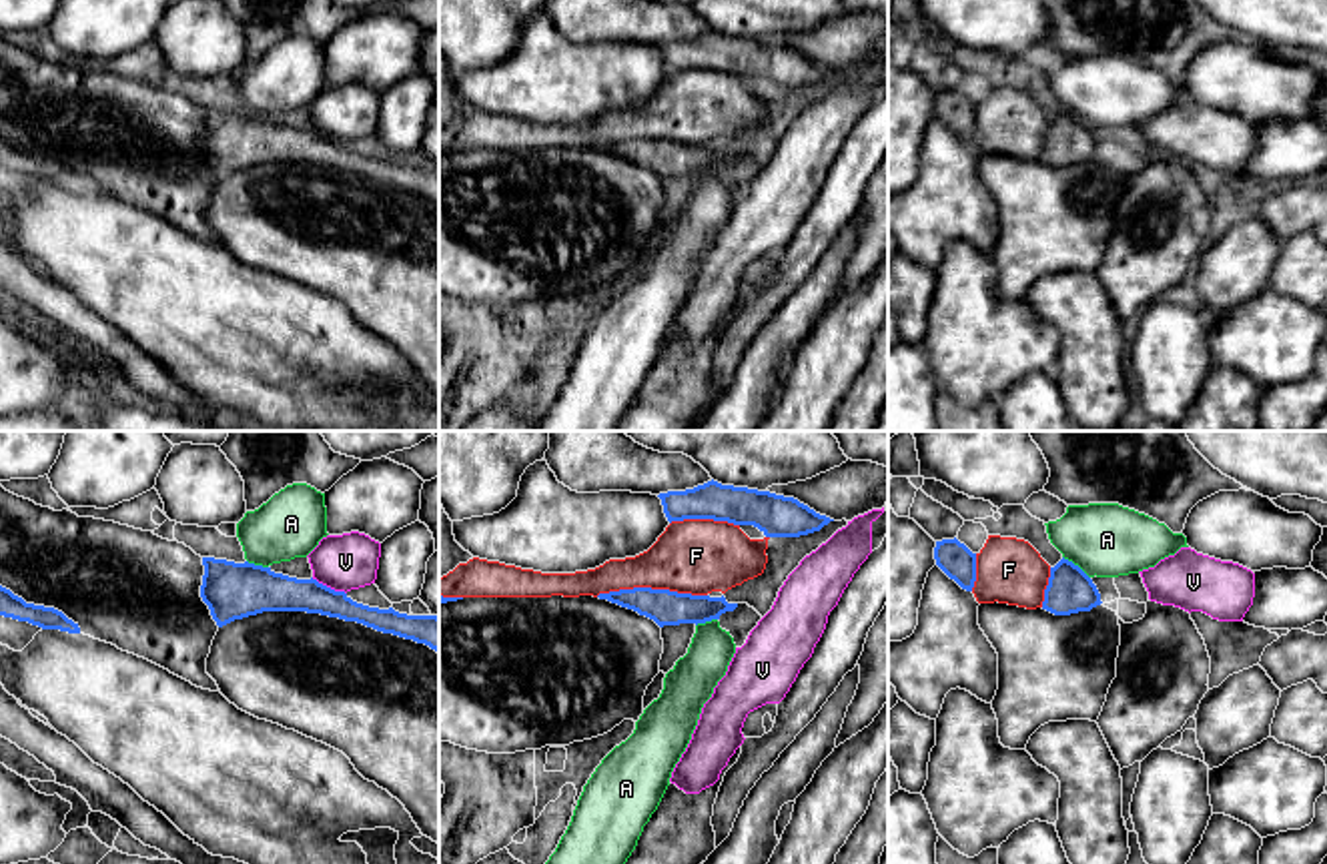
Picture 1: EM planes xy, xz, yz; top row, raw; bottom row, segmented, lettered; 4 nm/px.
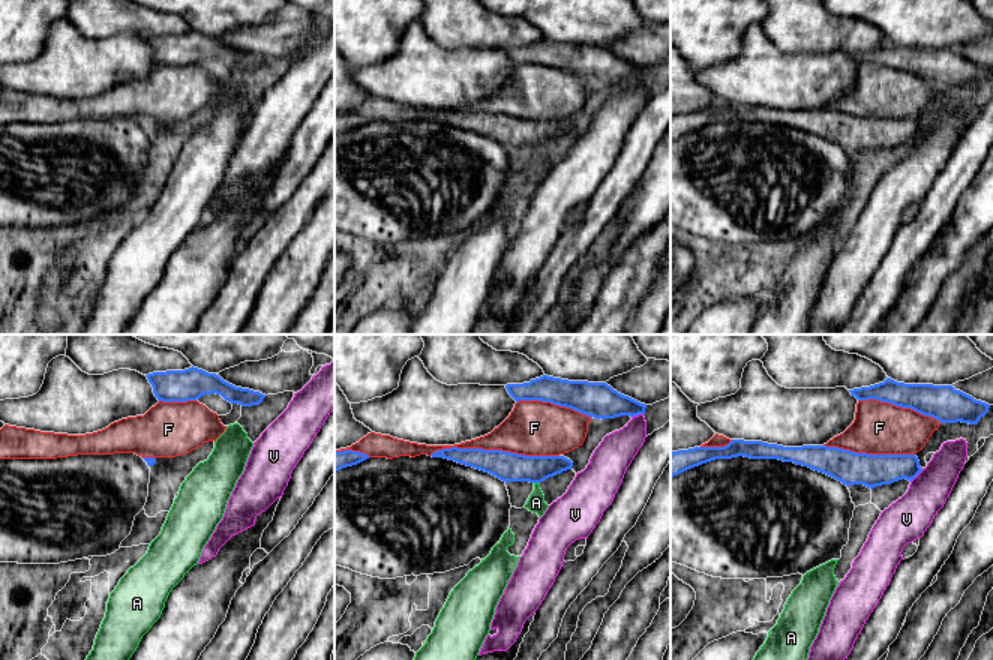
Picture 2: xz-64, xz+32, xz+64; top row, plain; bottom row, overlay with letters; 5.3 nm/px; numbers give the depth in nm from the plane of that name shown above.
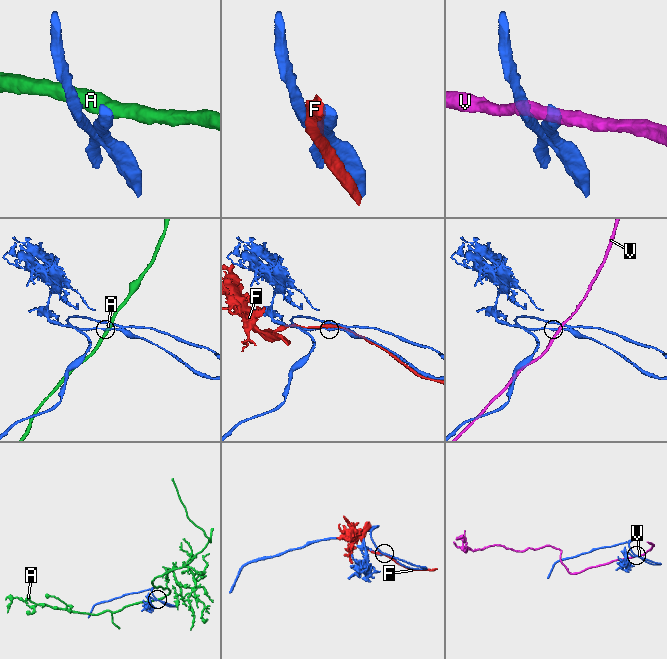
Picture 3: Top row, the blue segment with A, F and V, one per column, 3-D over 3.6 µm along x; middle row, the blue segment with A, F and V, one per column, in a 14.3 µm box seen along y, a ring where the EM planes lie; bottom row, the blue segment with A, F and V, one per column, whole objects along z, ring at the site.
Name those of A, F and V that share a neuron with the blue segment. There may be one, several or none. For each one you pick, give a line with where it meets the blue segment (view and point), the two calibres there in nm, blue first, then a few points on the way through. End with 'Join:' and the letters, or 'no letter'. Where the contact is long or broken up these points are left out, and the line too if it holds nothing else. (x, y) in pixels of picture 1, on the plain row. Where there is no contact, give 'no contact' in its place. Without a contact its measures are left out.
F: meets blue in xz at (650, 139); 140 nm thick on the blue side, 300 nm on the other
Join: F

